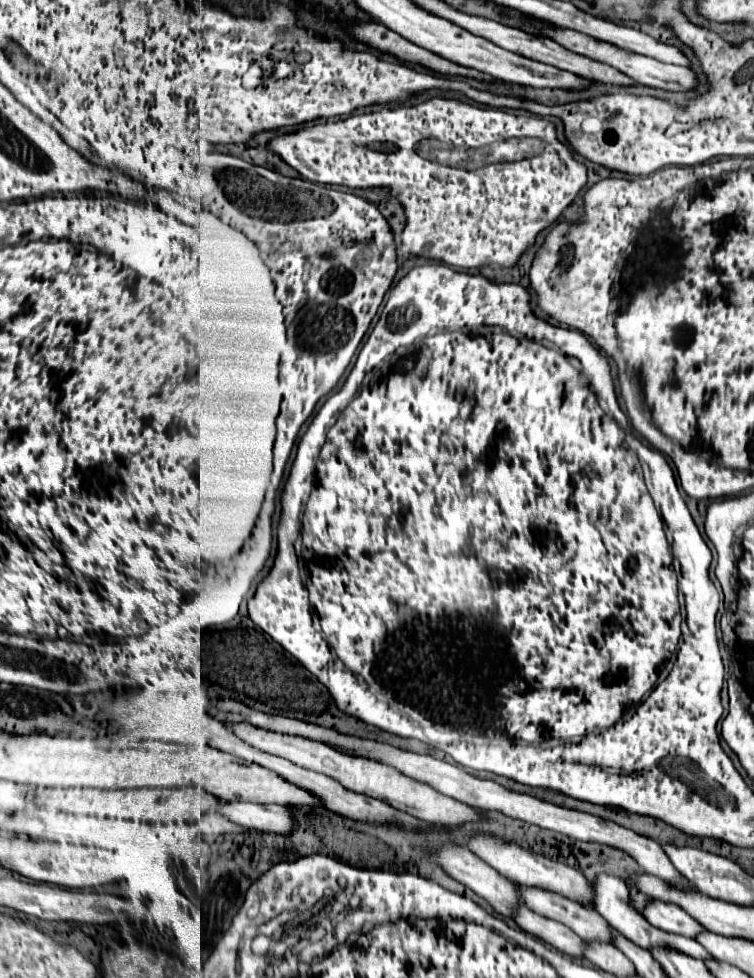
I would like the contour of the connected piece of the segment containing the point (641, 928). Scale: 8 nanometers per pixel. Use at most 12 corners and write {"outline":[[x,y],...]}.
{"outline":[[593,881],[595,909],[643,949],[665,945],[711,957],[695,939],[655,929],[631,905],[627,883]]}

